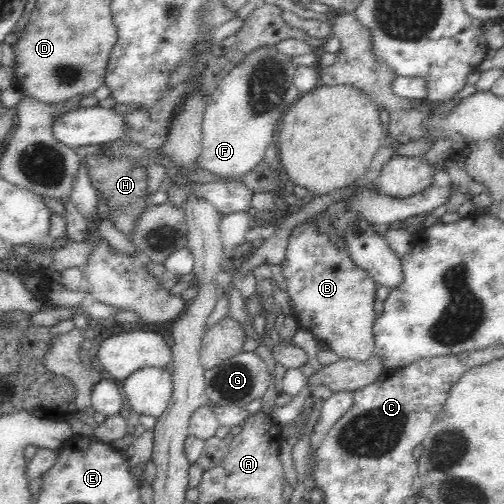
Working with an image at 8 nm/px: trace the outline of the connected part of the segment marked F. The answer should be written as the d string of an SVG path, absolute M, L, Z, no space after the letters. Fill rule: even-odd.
M276 45L252 51L234 67L217 87L208 94L202 112L202 150L196 167L208 170L222 181L241 181L241 178L264 158L271 144L276 124L291 104L301 96L293 83L294 58L276 49Z

